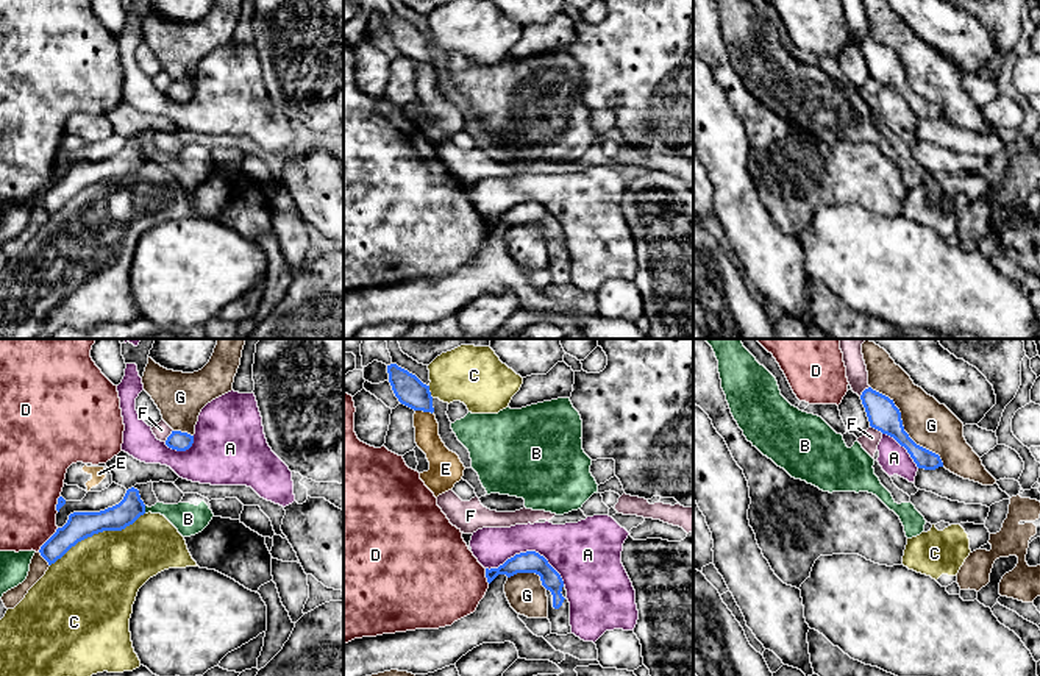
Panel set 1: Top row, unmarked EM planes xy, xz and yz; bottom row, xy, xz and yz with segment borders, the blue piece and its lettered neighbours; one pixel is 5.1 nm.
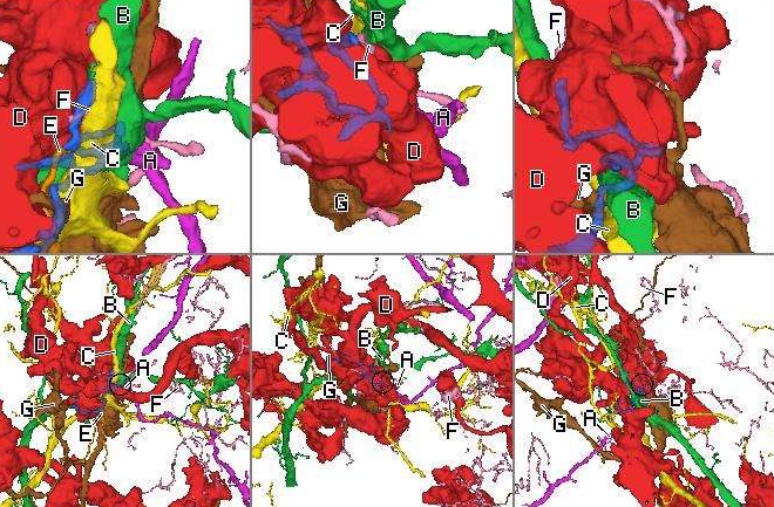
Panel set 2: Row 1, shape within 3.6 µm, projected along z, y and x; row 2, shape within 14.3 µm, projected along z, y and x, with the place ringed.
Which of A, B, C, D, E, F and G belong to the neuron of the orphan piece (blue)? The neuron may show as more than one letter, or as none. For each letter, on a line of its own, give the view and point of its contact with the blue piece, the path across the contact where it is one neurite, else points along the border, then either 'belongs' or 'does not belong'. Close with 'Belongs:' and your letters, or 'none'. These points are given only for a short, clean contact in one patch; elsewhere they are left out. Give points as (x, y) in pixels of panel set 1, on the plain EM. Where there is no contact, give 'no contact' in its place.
A: meets blue in xz at (528, 202); does not belong
B: meets blue in xy at (144, 160); does not belong
C: meets blue in xy at (97, 183); does not belong
D: meets blue in xy at (47, 191); does not belong
E: meets blue in xz at (423, 61); does not belong
F: meets blue in yz at (876, 78); does not belong
G: meets blue in yz at (903, 78); does not belong
Belongs: none

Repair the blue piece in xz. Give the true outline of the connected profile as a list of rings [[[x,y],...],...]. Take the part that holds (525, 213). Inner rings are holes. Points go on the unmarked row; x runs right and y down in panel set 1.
[[[526,201],[508,209],[498,219],[486,219],[489,234],[498,225],[511,228],[517,223],[536,223],[540,226],[548,247],[548,270],[551,273],[551,284],[572,284],[567,240],[561,225],[548,214],[548,211],[536,201]]]

